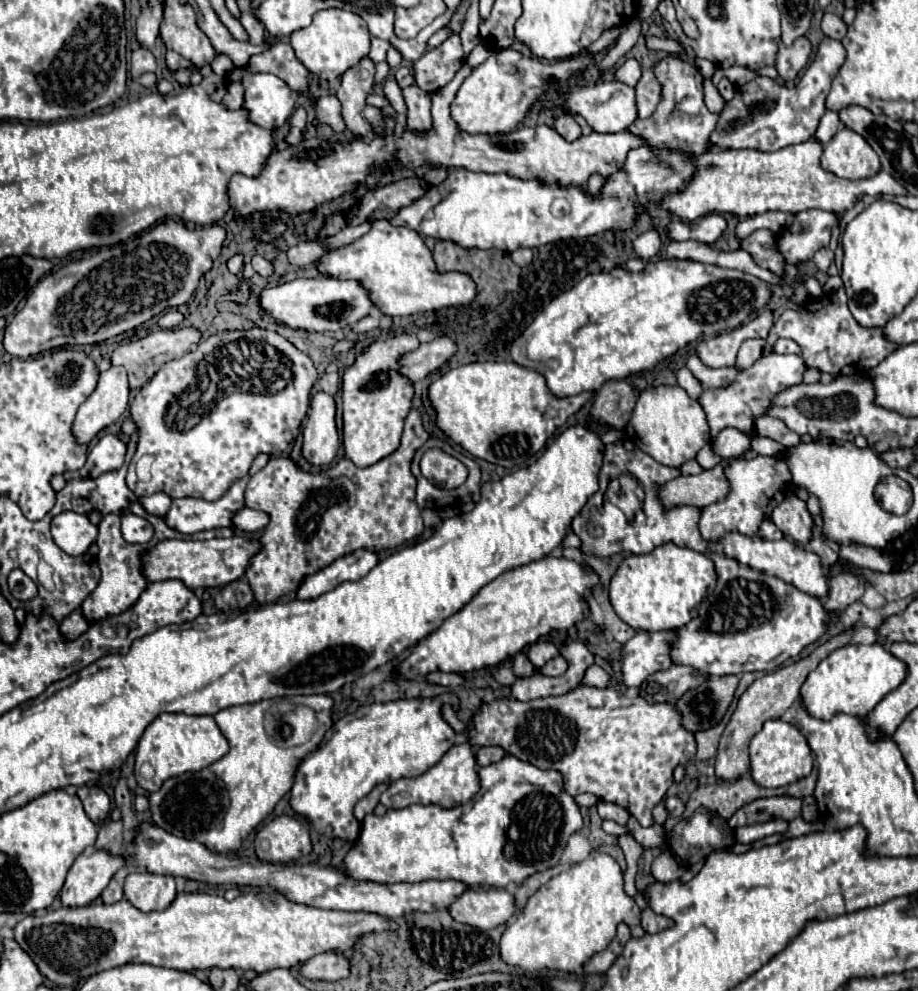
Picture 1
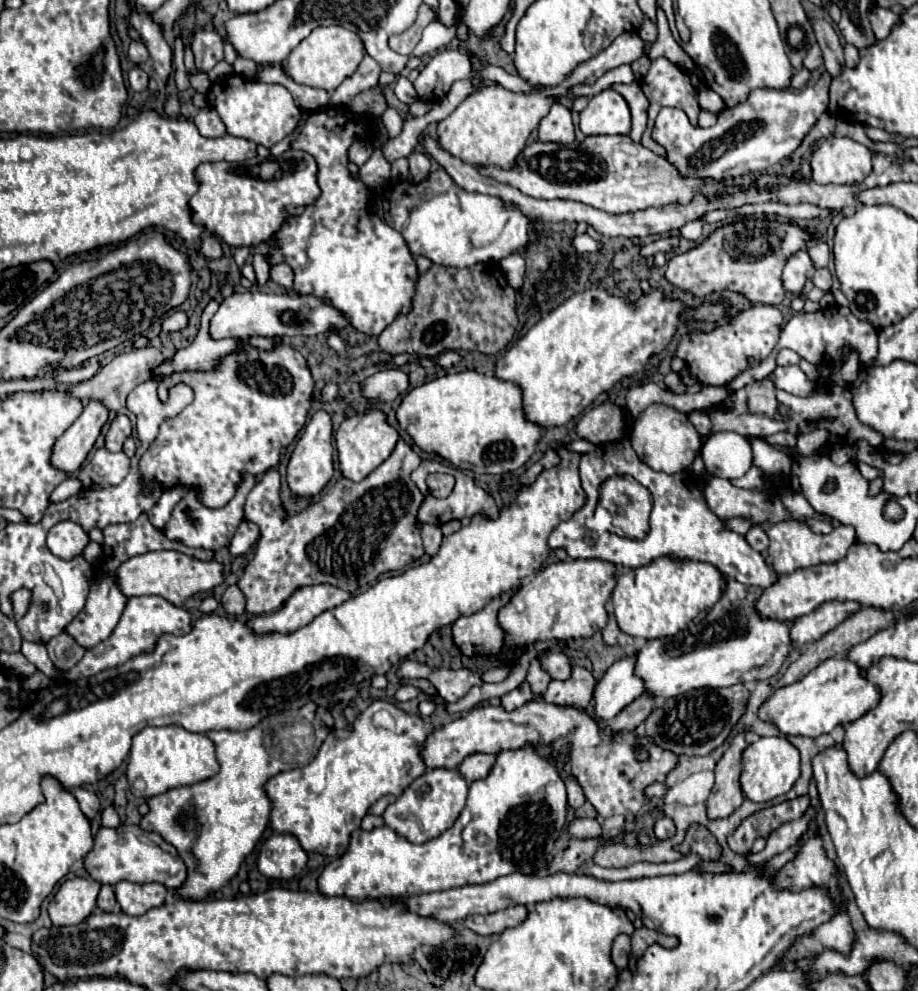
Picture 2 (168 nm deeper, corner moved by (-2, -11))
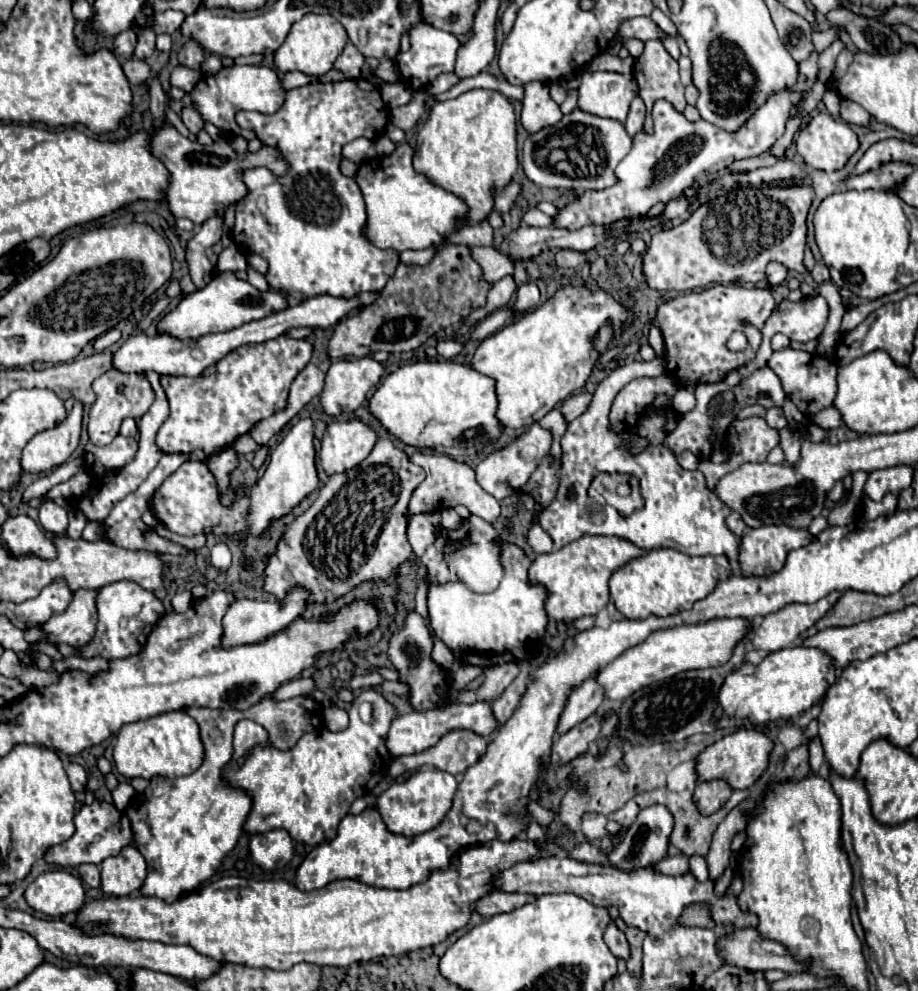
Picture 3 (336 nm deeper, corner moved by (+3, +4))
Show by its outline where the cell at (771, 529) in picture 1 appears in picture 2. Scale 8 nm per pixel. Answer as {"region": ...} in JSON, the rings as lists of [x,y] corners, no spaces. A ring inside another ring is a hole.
{"region":[[[753,526],[749,532],[747,532],[747,536],[745,536],[745,540],[757,550],[757,552],[761,552],[761,554],[767,554],[767,548],[769,548],[769,538],[767,538],[767,534],[765,534],[765,530],[761,528],[761,526]]]}

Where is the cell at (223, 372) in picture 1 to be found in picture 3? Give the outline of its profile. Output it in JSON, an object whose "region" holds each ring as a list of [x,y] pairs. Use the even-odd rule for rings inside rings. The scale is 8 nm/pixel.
{"region":[[[280,335],[272,341],[234,349],[198,377],[162,377],[160,381],[170,401],[170,417],[158,431],[158,447],[164,453],[192,453],[194,449],[202,449],[206,455],[218,453],[220,449],[228,447],[236,437],[248,433],[258,421],[270,417],[274,411],[286,405],[290,383],[294,381],[298,371],[302,371],[308,365],[310,357],[312,345],[306,339],[290,339]]]}

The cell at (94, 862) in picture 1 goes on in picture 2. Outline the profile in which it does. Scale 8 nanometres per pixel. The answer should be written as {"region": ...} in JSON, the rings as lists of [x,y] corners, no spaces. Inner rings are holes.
{"region":[[[87,876],[65,880],[49,902],[49,916],[55,926],[73,926],[85,920],[97,906],[101,884]]]}

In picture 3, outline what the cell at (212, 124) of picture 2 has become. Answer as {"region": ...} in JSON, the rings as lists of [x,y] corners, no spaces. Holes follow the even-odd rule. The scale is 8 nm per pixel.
{"region":[[[190,105],[190,107],[186,107],[186,109],[182,111],[182,121],[184,121],[184,125],[188,127],[188,131],[190,131],[192,135],[196,135],[196,133],[204,127],[204,119],[202,119],[200,113],[194,109],[194,105]]]}

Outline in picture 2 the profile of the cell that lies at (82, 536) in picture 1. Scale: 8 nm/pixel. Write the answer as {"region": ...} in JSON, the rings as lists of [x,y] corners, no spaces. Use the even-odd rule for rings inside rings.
{"region":[[[71,520],[55,524],[47,534],[49,550],[63,560],[73,560],[73,556],[83,554],[87,544],[89,544],[87,532],[79,524],[73,524]]]}

